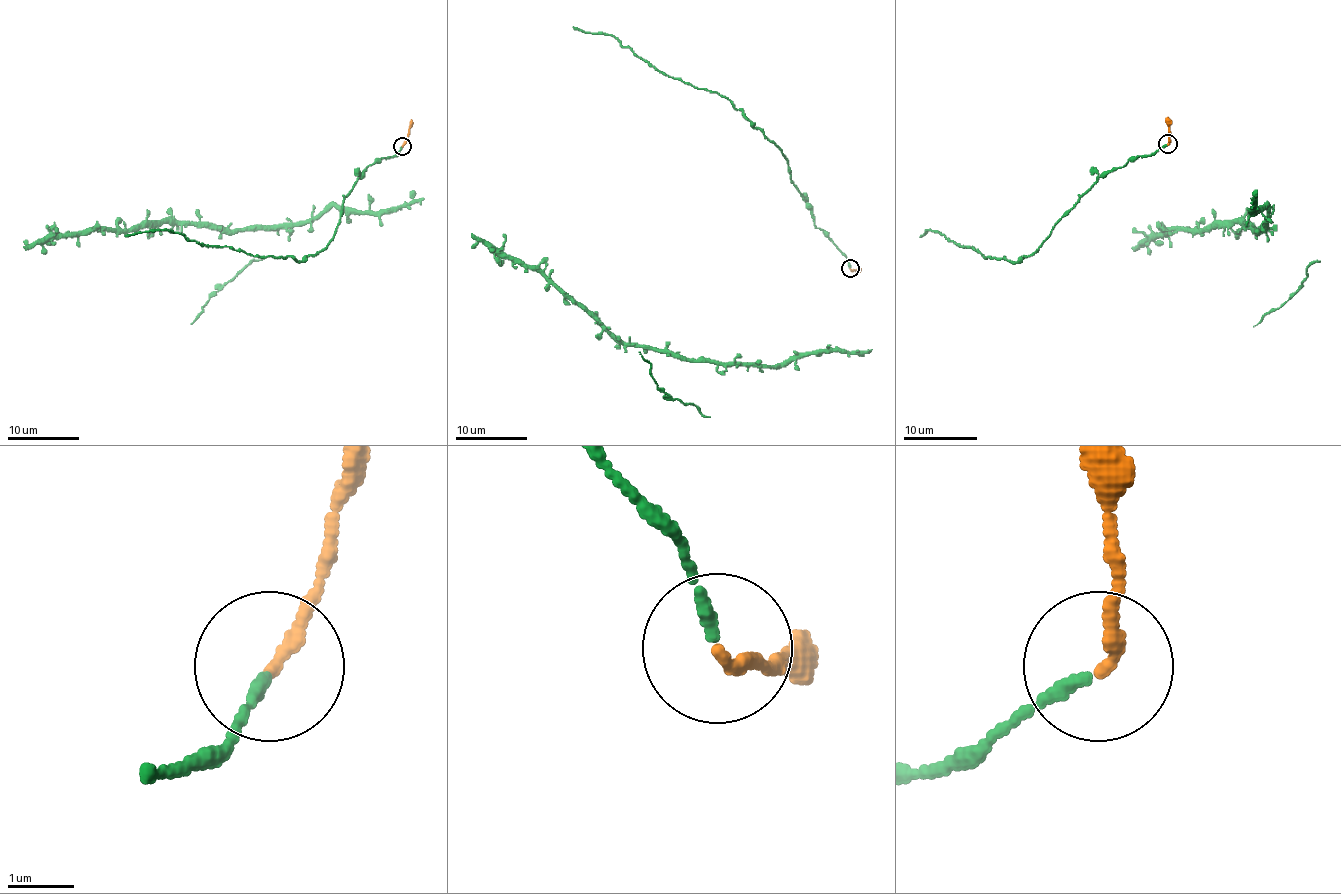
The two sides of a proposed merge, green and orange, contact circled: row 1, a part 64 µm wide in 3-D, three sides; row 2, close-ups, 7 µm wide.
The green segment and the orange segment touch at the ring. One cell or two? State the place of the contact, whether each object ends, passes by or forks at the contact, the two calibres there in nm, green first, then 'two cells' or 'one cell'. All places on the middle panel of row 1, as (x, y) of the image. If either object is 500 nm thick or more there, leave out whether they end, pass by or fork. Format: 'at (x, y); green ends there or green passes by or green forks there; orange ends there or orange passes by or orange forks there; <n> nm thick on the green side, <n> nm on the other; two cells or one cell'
at (850, 268); green ends there; orange ends there; 170 nm thick on the green side, 190 nm on the other; one cell

